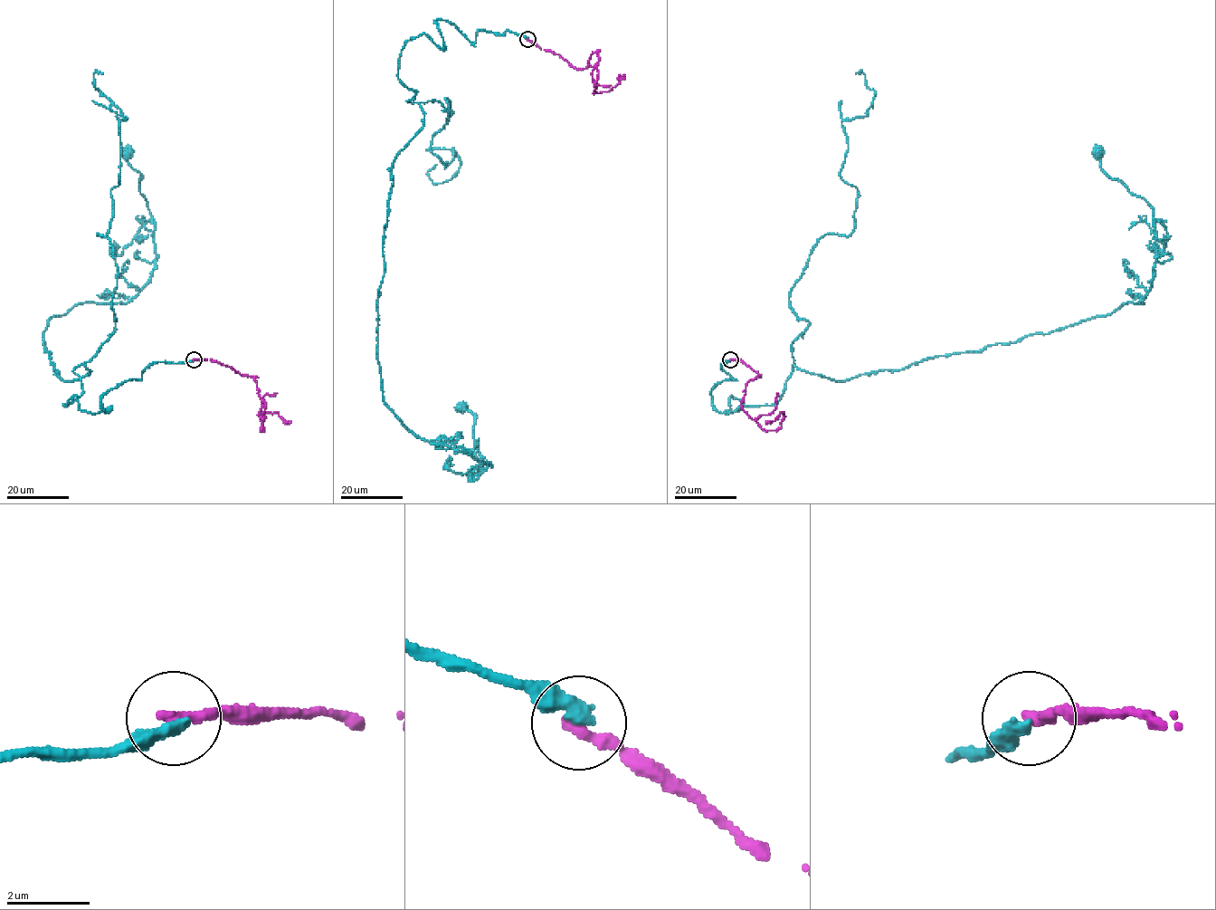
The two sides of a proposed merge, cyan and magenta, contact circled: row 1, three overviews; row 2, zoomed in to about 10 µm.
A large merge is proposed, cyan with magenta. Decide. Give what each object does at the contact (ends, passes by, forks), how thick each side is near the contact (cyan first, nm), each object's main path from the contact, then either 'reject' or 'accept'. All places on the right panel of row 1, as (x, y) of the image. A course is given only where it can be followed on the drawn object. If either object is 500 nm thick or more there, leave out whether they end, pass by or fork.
cyan ends; magenta ends; calibres 380 and 320 nm; course cyan (730, 359), (721, 413), (732, 396), (774, 405), (793, 364), (844, 381), (1141, 303), (1153, 211), (1097, 151); course magenta (730, 359), (740, 359), (760, 375), (747, 383), (742, 408), (770, 430), (781, 426), (783, 413), (766, 421); reject

